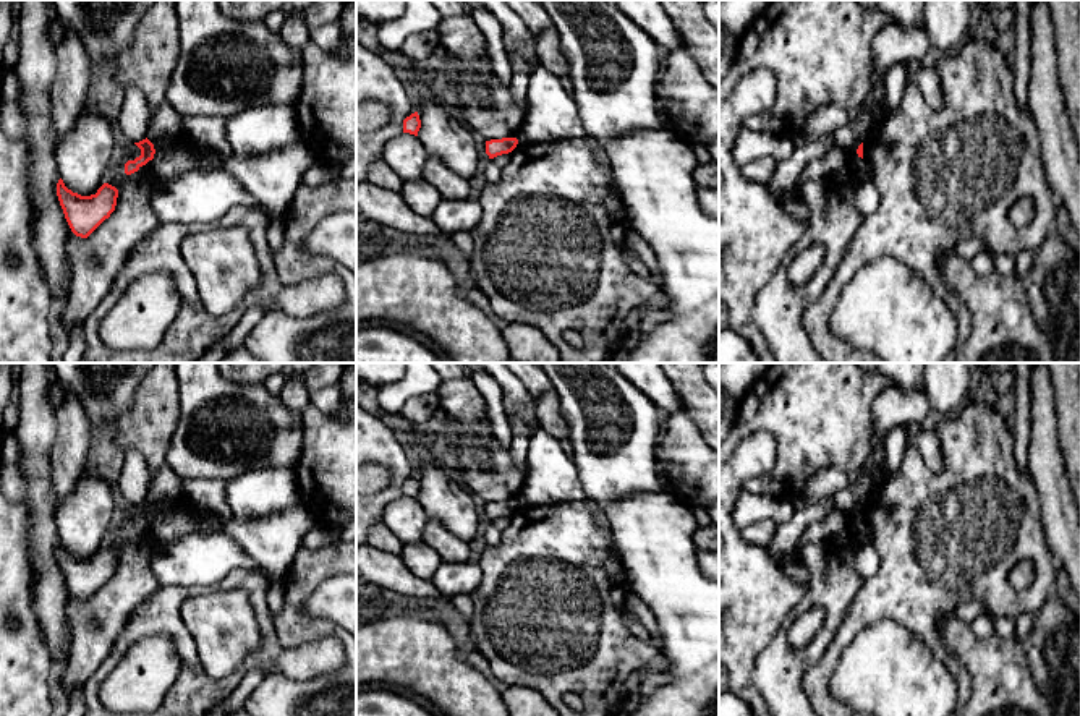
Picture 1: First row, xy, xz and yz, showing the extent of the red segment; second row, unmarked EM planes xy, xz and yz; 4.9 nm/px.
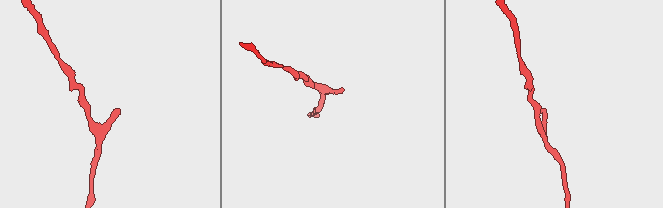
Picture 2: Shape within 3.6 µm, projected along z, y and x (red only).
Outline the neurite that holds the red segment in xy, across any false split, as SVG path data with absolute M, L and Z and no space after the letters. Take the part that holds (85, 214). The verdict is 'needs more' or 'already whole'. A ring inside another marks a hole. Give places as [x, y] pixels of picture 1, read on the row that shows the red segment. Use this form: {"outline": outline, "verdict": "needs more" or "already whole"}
{"outline": "M60 178L57 196L71 232L87 238L115 211L118 190L104 183L96 194L81 196L68 190Z", "verdict": "already whole"}

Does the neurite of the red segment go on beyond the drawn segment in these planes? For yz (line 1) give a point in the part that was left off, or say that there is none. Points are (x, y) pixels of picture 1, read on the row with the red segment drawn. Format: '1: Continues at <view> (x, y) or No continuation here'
1: No continuation here

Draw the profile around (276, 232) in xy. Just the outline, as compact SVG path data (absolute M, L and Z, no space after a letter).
M270 220L267 227L267 241L270 246L272 258L279 253L285 238L285 222L283 220Z

